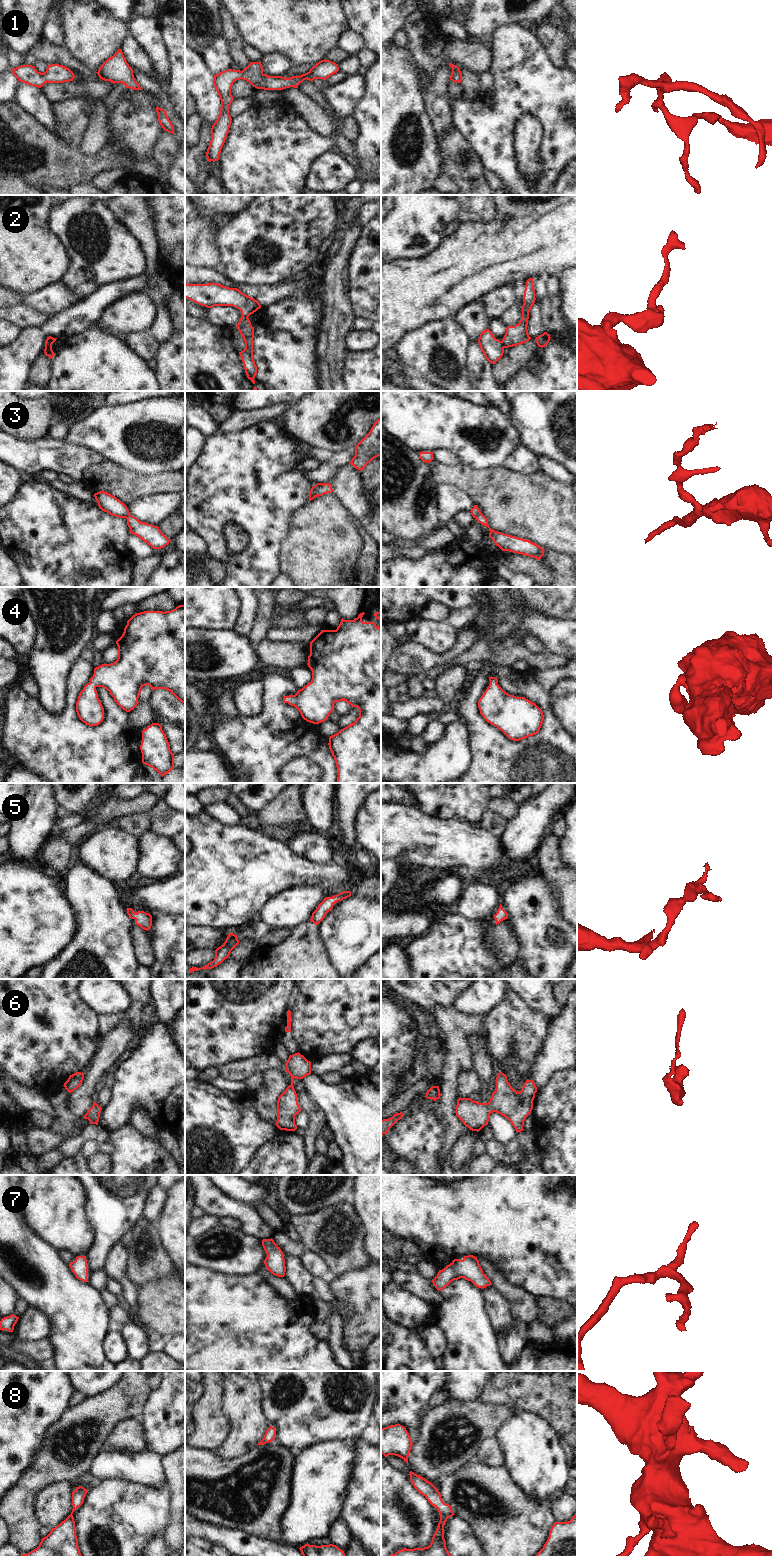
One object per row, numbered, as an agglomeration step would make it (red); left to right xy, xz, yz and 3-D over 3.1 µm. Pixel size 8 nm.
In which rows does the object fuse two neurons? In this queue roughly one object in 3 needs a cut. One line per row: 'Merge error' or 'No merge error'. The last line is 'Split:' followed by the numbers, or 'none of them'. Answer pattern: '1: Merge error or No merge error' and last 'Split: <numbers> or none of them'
1: No merge error
2: Merge error
3: Merge error
4: No merge error
5: No merge error
6: No merge error
7: No merge error
8: No merge error
Split: 2, 3

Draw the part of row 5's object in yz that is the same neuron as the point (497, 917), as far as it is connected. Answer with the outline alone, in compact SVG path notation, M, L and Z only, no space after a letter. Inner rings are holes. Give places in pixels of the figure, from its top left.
M500 904L497 913L493 916L495 921L496 921L496 925L499 924L501 921L505 920L508 918L508 914L507 912L502 908L502 905Z

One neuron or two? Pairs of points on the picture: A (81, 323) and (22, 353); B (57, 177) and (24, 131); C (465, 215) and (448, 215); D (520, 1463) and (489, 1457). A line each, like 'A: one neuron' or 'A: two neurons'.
A: one neuron
B: one neuron
C: two neurons
D: two neurons

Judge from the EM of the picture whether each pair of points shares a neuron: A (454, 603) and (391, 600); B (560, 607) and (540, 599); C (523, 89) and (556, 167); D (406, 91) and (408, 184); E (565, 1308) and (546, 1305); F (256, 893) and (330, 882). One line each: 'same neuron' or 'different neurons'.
A: same neuron
B: same neuron
C: same neuron
D: same neuron
E: same neuron
F: same neuron

